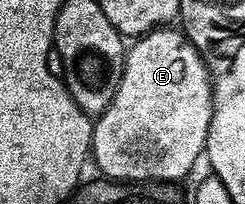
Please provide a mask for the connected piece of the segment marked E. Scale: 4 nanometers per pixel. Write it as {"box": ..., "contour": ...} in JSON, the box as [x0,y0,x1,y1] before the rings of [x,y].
{"box":[93,27,213,186],"contour":[[[177,27],[154,28],[129,45],[120,86],[116,86],[116,94],[109,106],[93,121],[93,163],[97,171],[109,180],[129,181],[139,186],[145,185],[145,180],[182,182],[193,170],[194,163],[203,159],[213,109],[210,71],[196,45]]]}

